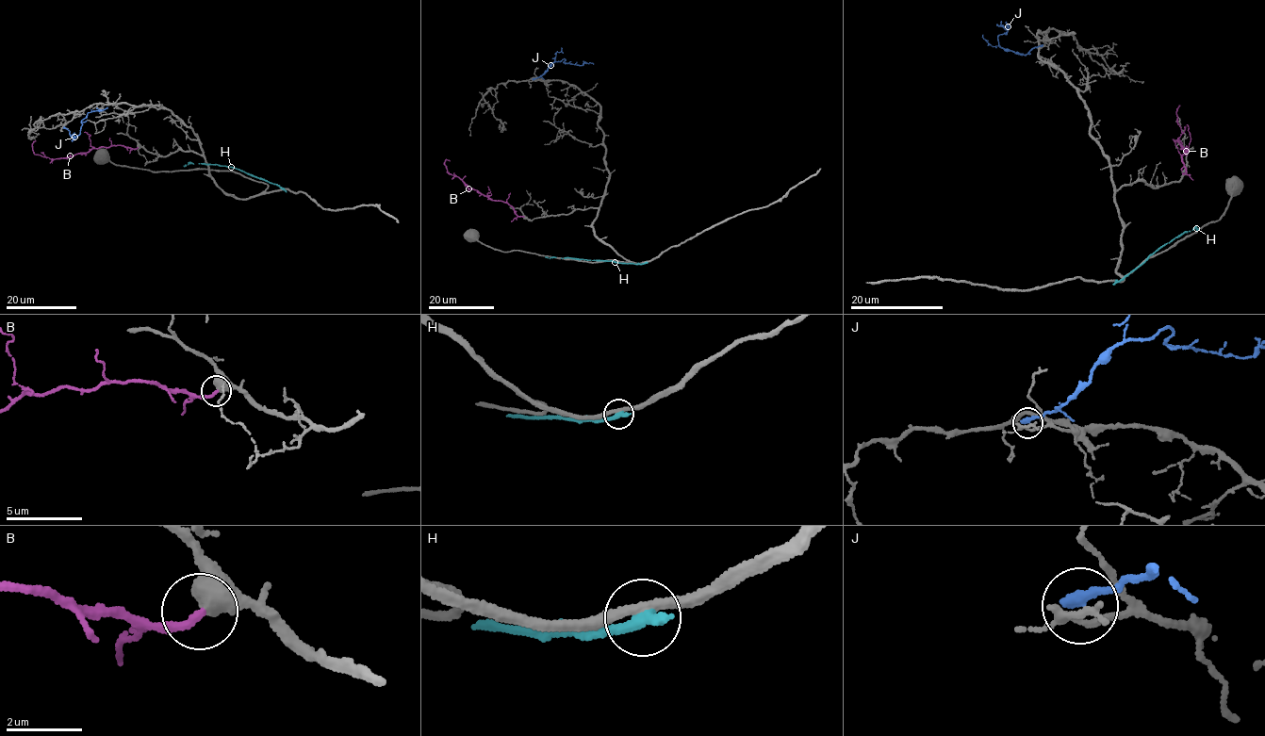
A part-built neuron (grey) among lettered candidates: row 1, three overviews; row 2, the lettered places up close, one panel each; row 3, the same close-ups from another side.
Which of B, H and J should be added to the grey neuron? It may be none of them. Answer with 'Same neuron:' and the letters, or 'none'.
Same neuron: B

